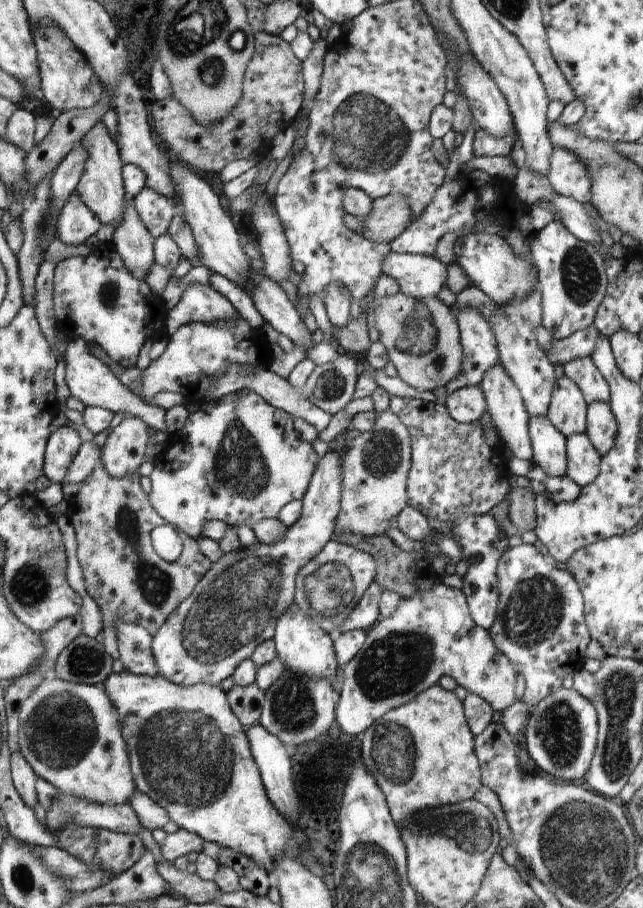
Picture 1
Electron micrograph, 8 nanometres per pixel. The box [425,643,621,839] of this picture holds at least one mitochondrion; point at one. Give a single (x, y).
(558, 730)

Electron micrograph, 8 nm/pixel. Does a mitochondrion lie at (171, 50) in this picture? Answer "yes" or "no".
yes

